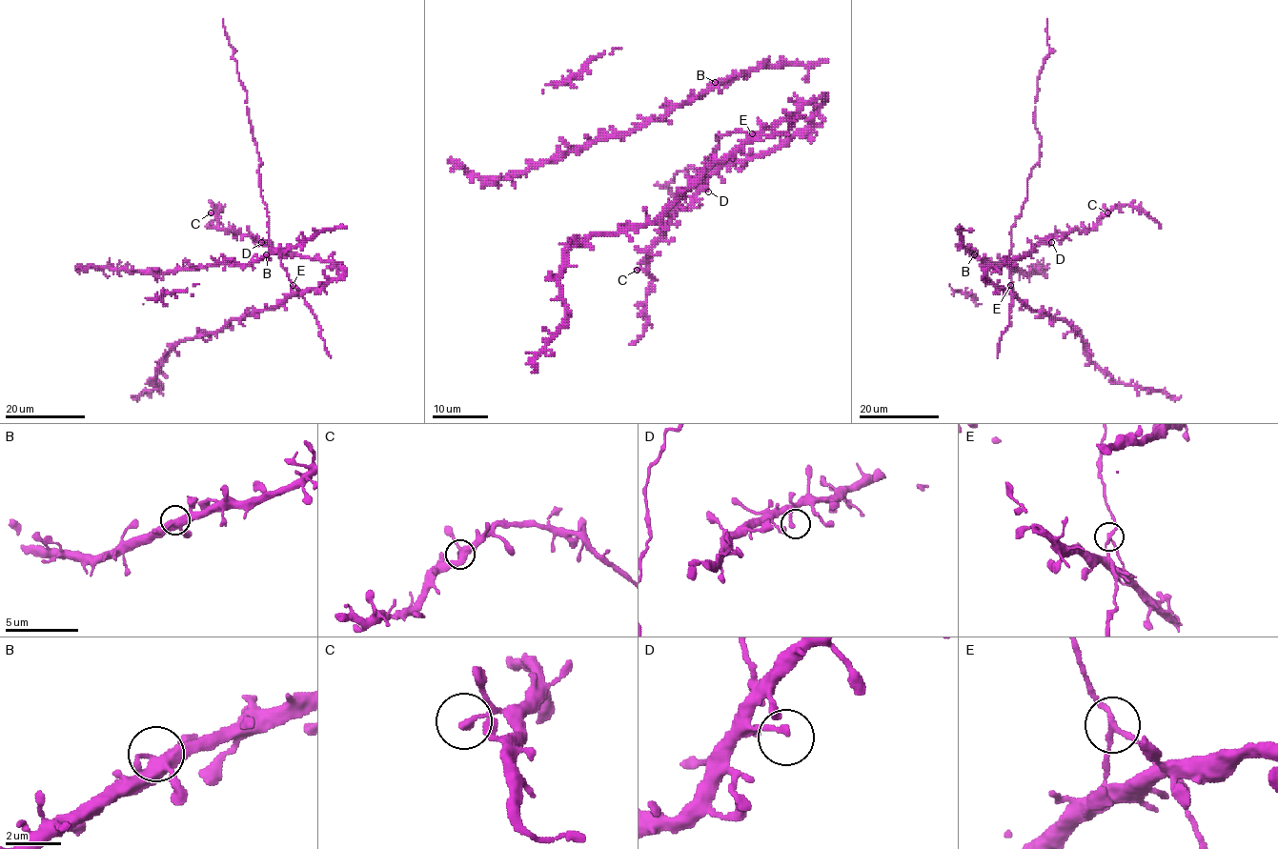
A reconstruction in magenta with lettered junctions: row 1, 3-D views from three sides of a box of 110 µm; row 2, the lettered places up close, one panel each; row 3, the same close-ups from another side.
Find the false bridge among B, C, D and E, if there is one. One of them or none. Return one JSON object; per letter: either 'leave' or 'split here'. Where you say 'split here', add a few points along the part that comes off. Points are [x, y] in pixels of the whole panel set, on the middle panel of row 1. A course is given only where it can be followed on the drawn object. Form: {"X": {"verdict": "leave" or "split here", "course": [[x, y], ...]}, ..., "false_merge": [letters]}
{"B": {"verdict": "leave"}, "C": {"verdict": "leave"}, "D": {"verdict": "leave"}, "E": {"verdict": "leave"}, "false_merge": []}

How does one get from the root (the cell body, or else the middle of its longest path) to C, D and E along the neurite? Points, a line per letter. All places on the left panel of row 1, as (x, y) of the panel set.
C: (305, 290), (321, 290), (344, 270), (222, 231), (217, 213), (211, 212)
D: (305, 290), (321, 290), (330, 280), (338, 278), (344, 270), (331, 262), (275, 252), (261, 242)
E: (305, 290), (299, 291), (292, 284)

